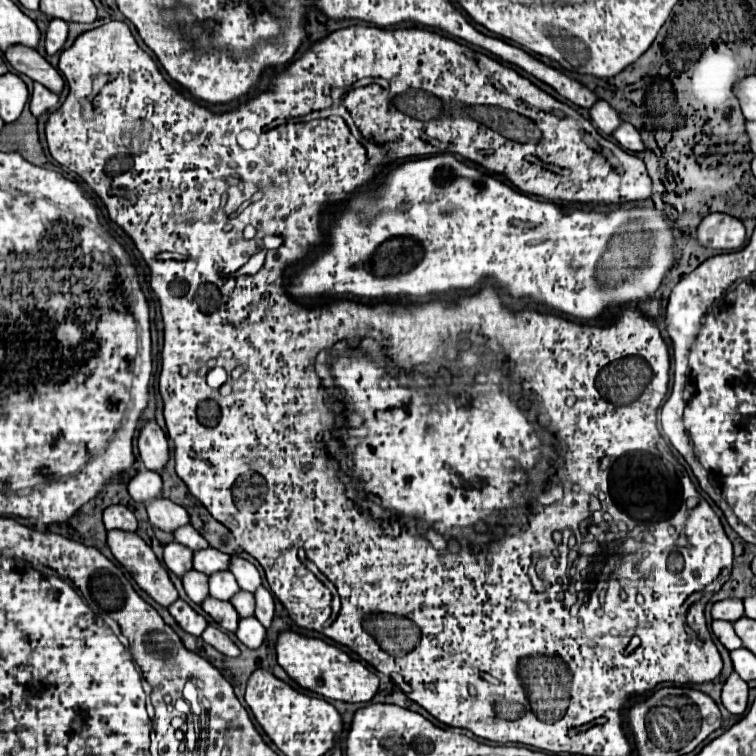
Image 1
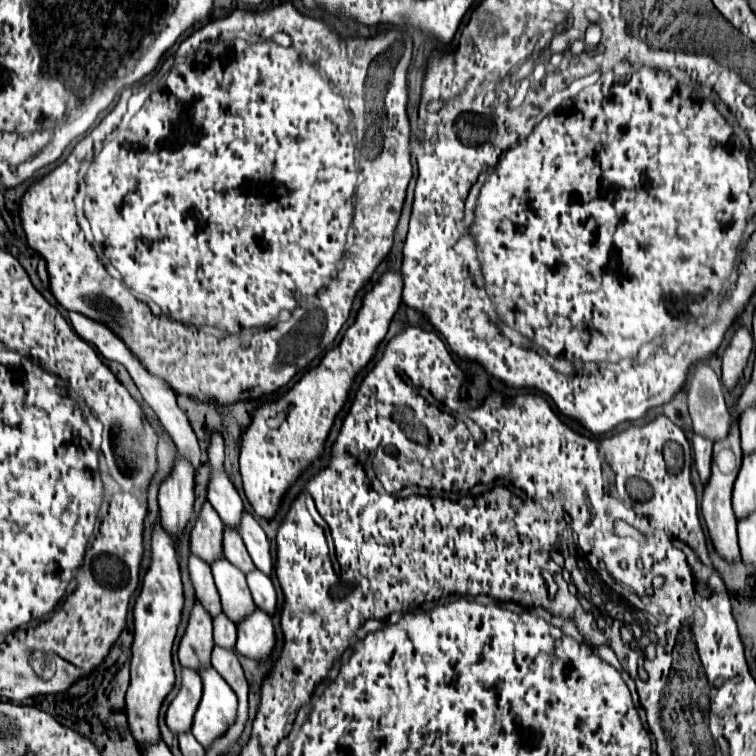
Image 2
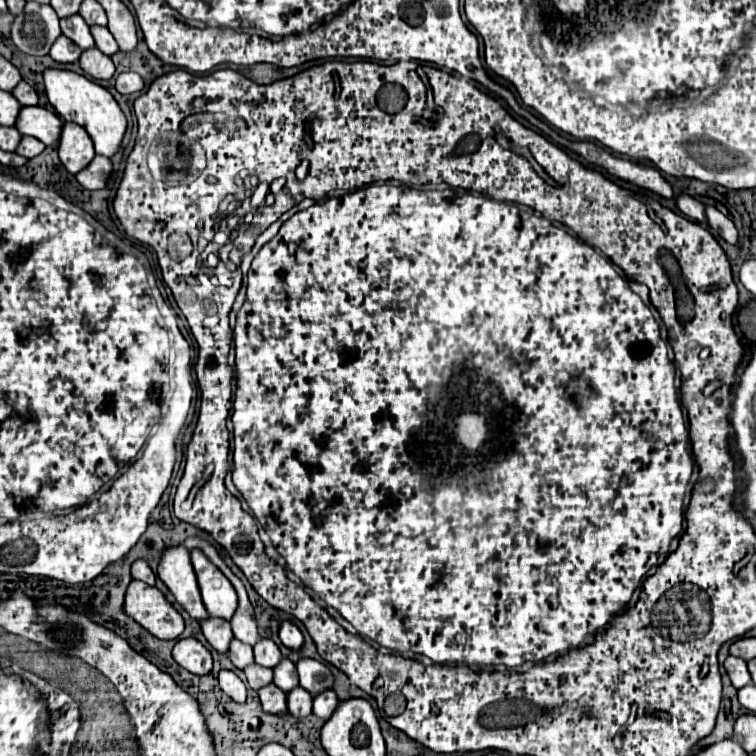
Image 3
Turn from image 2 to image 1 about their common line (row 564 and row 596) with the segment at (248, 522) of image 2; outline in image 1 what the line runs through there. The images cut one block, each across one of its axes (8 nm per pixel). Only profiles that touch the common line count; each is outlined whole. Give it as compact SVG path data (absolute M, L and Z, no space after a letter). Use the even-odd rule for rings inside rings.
M260 588L254 596L256 596L256 618L264 624L264 628L270 628L274 618L274 598L266 588Z

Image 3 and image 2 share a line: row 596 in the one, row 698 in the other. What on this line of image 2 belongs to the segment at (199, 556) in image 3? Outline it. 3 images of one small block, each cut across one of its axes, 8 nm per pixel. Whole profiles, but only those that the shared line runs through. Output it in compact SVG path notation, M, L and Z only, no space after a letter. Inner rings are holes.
M214 668L200 670L204 682L204 696L194 716L192 734L208 750L220 736L226 734L230 724L236 720L238 700L234 690L214 672Z

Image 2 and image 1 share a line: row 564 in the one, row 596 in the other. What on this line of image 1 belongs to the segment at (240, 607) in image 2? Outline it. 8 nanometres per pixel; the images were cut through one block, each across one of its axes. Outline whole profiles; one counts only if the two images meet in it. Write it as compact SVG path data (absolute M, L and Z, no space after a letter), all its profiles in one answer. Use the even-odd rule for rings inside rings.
M218 572L210 576L210 596L216 600L230 602L234 594L238 594L238 584L232 572Z

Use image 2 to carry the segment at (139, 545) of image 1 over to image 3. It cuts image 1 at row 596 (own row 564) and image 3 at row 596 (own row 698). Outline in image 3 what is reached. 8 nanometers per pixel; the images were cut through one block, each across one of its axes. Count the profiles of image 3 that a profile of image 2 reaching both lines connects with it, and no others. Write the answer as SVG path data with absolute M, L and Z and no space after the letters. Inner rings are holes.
M132 580L126 592L124 610L142 628L160 640L174 640L184 632L182 616L172 608L164 594L140 580Z

